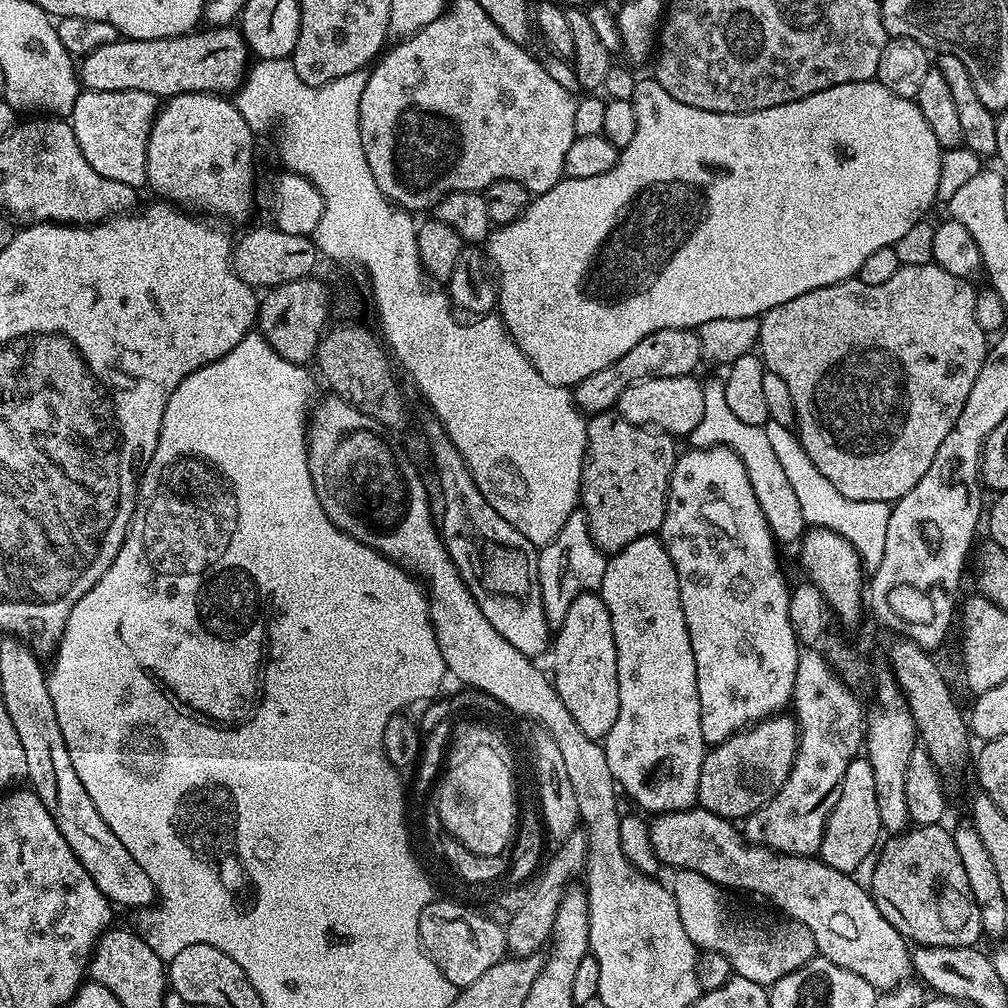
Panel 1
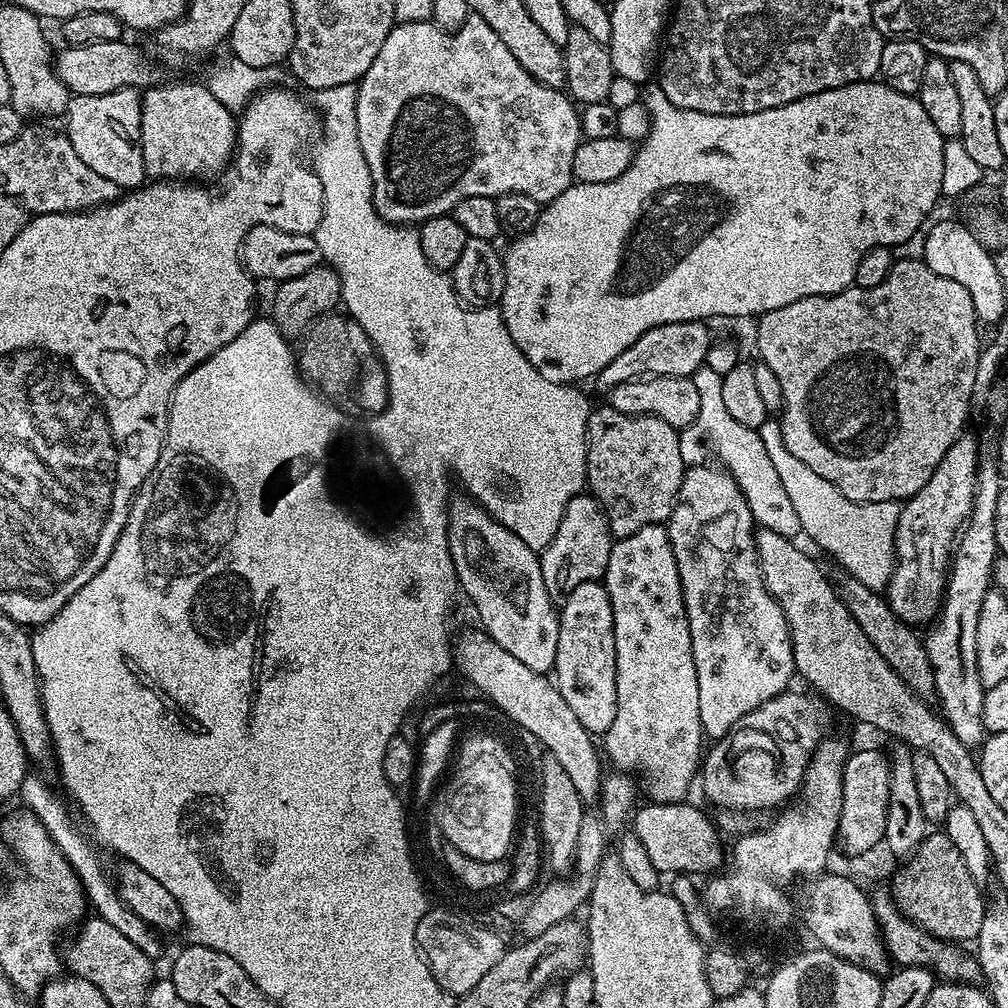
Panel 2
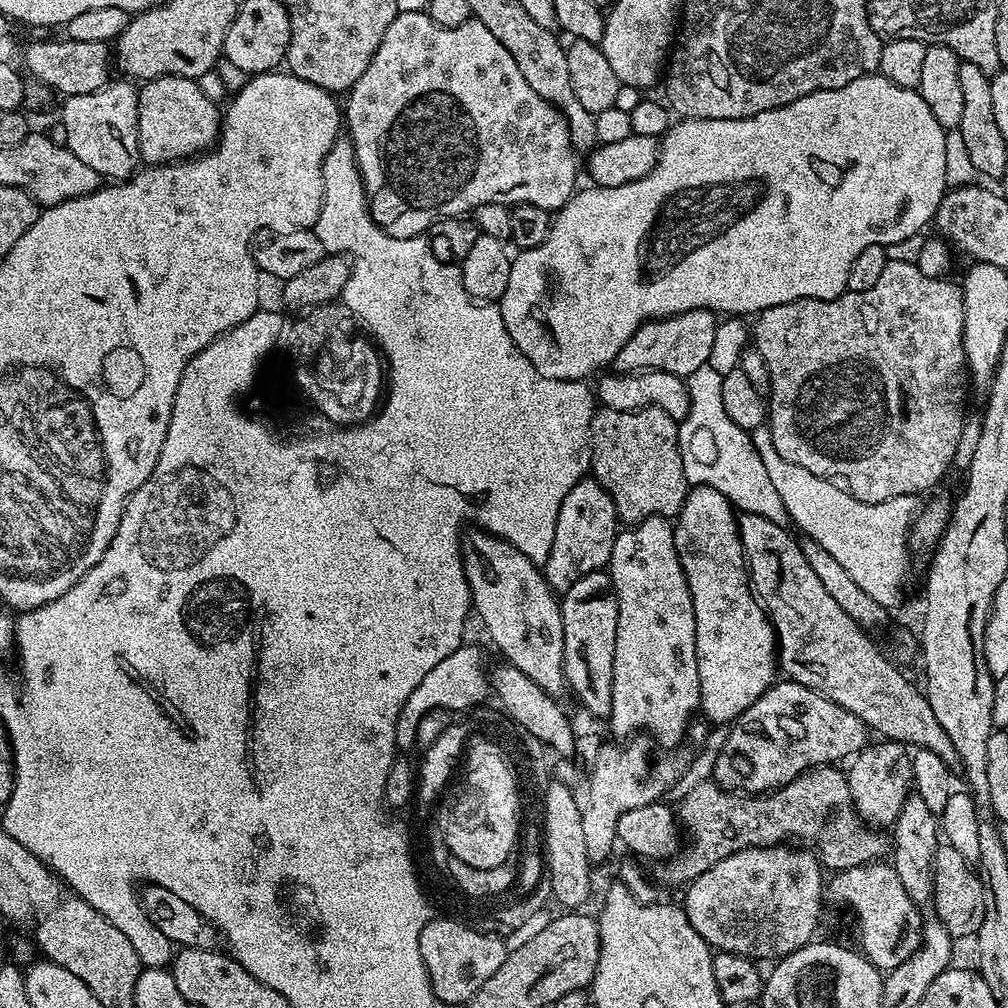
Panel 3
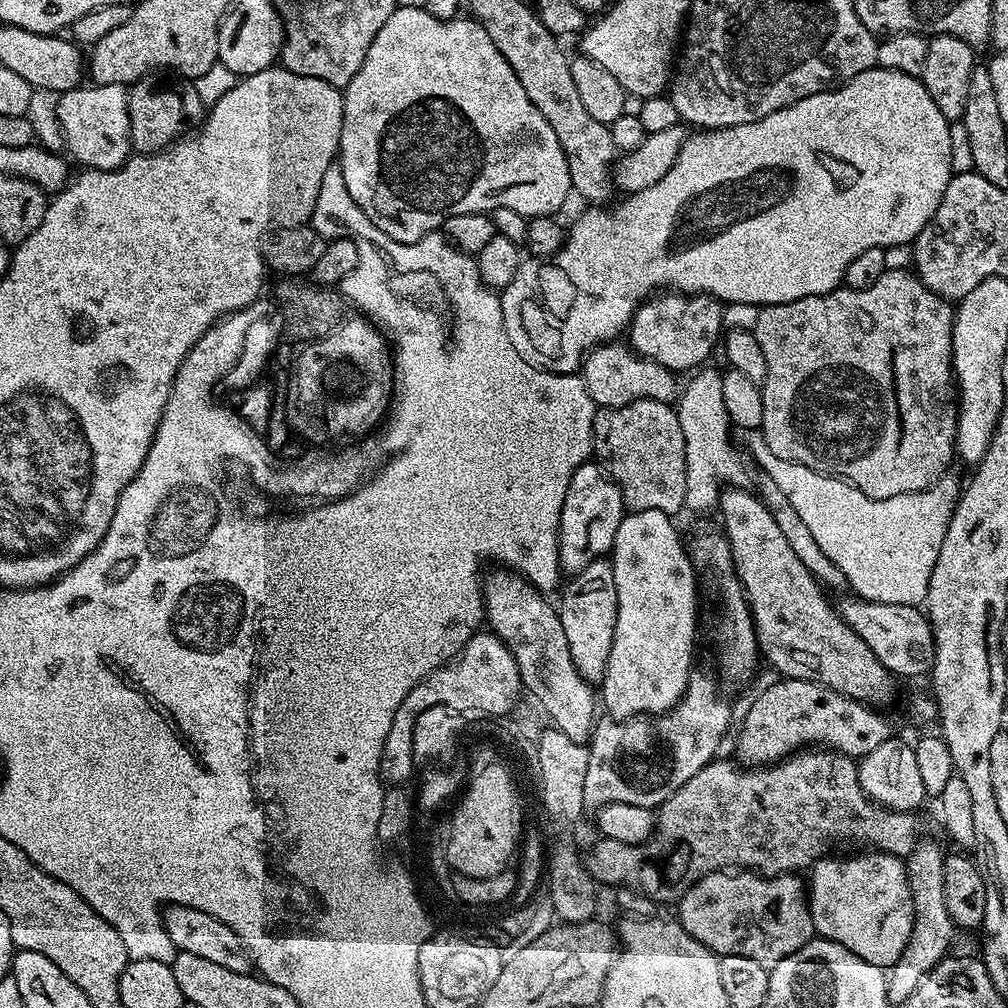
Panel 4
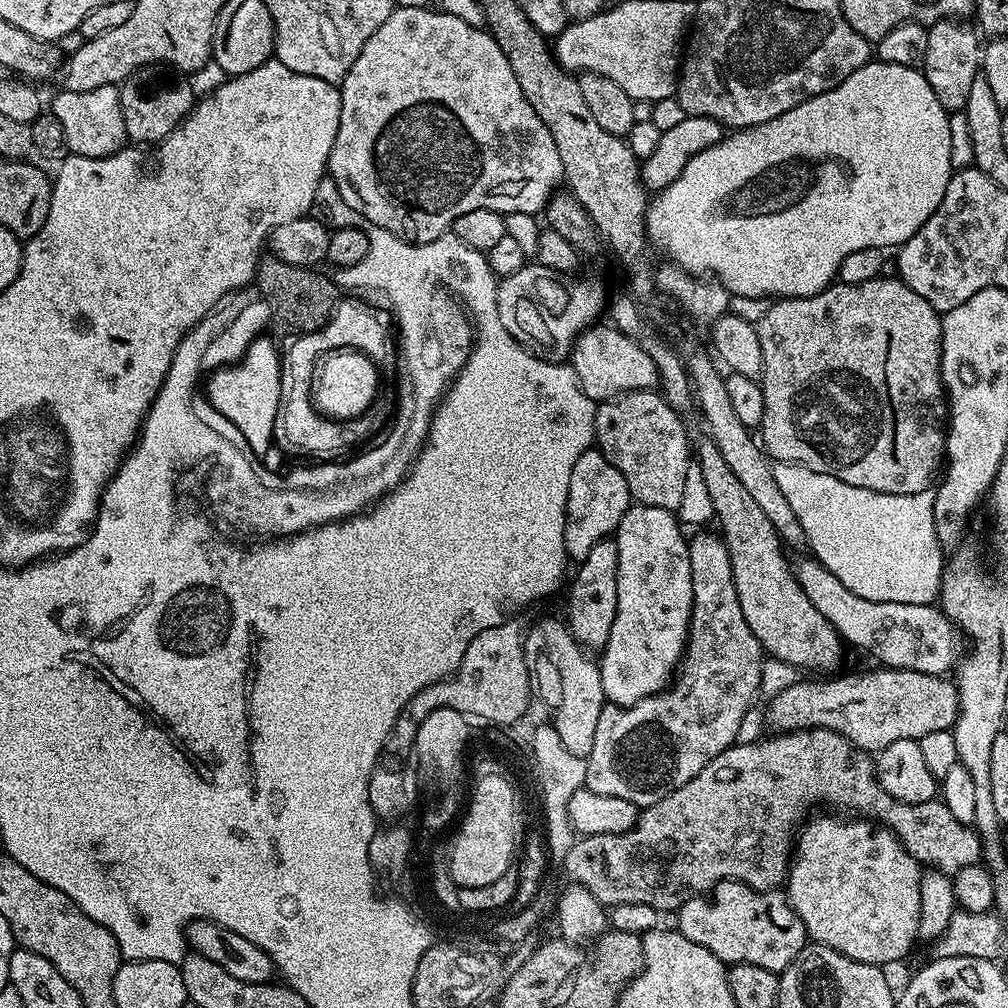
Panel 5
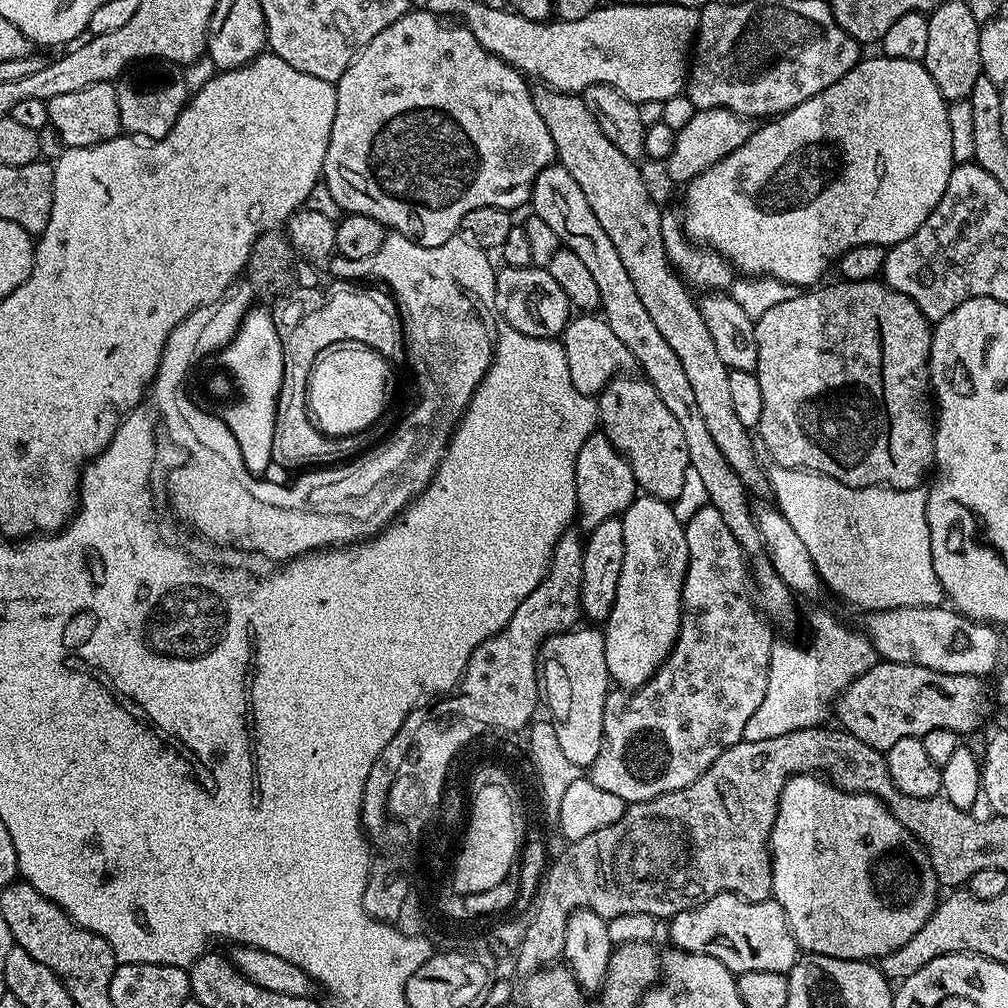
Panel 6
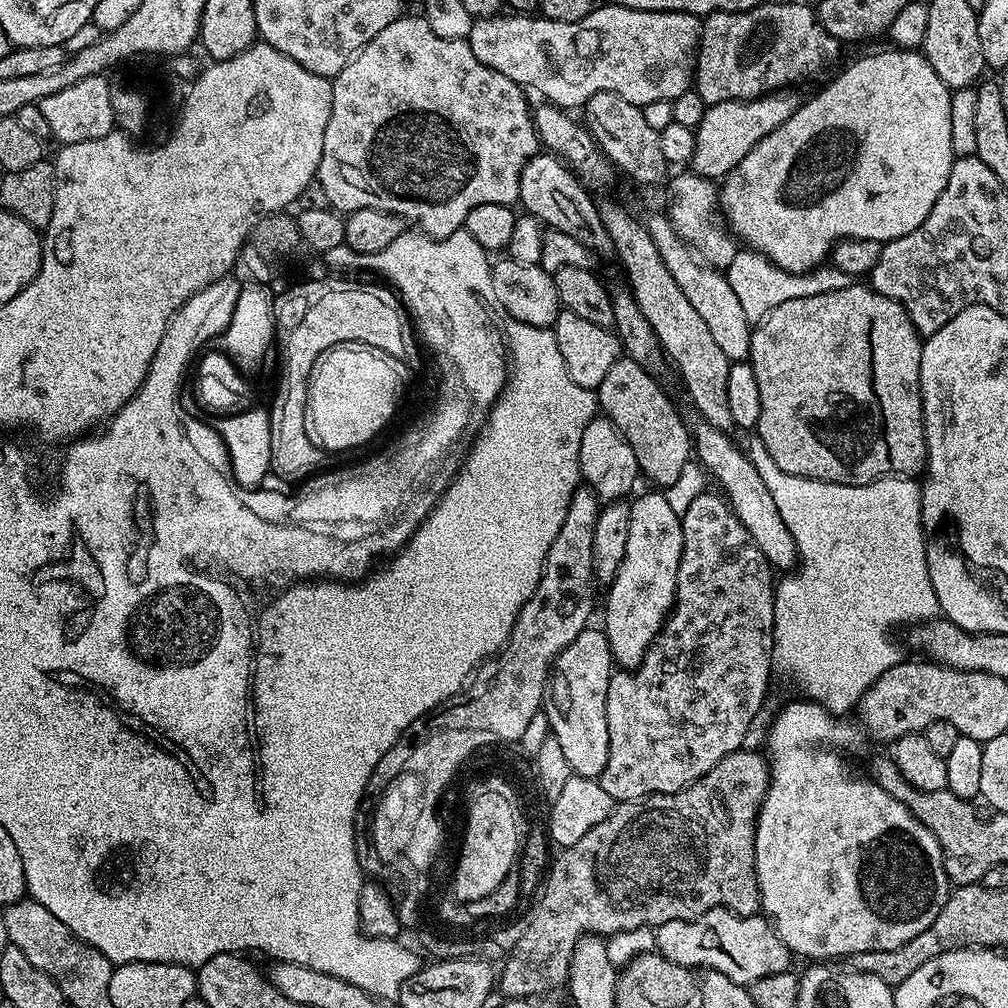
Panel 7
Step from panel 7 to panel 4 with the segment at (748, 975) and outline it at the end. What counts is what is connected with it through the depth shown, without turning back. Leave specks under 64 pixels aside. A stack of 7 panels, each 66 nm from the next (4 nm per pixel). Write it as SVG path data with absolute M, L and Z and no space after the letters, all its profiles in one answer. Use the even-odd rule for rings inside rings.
M751 870L711 872L678 901L678 923L717 957L742 954L765 966L777 964L802 950L814 936L806 884L798 877L762 876Z

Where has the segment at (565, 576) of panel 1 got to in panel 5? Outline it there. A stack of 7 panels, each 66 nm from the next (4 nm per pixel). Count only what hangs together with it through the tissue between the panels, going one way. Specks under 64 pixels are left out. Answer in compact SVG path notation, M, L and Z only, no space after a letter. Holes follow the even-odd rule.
M587 448L574 462L574 470L570 470L570 494L566 498L566 530L564 531L564 550L573 561L579 562L594 550L599 540L607 540L615 533L626 510L634 501L626 486L626 478L618 474L618 466L614 466L599 448Z

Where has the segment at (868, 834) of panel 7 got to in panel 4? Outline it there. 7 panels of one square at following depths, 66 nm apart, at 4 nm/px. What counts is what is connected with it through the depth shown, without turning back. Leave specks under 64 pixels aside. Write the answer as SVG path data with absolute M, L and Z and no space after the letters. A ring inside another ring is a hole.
M864 850L861 856L848 856L845 860L832 855L825 855L815 861L810 868L812 877L807 877L806 880L808 909L812 915L813 929L823 939L840 944L858 958L879 968L891 969L892 965L898 962L900 951L904 949L905 939L914 922L905 861L901 857L875 850Z

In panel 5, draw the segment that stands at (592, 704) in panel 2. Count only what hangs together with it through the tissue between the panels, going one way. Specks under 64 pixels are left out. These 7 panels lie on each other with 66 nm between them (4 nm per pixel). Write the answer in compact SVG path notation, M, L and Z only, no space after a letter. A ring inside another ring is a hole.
M615 539L599 540L594 546L594 550L590 550L590 554L586 554L586 558L579 561L576 577L572 580L572 589L568 592L568 616L566 615L566 623L568 629L572 631L572 637L577 642L583 644L585 649L596 650L603 649L604 643L610 638L610 626L614 626L614 614L618 610L618 582L616 575L618 574L618 546Z

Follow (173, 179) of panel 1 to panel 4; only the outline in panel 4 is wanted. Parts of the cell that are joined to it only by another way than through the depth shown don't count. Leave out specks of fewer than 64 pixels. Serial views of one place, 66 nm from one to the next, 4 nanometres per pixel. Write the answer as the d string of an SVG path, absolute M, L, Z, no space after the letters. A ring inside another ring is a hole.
M160 74L155 78L151 75L143 76L141 80L136 80L130 85L128 88L130 134L133 149L137 153L162 152L177 138L183 137L193 126L201 123L206 108L205 105L200 105L199 94L188 84L191 83L187 79L177 78L172 74Z

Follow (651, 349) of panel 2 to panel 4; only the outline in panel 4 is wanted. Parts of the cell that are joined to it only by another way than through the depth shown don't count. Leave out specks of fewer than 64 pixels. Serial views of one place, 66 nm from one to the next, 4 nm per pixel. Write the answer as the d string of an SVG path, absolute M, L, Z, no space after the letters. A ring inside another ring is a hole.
M703 294L653 295L632 315L632 323L626 332L627 343L635 355L658 362L671 372L691 373L707 361L704 359L715 348L717 351L726 328L723 320L724 307L721 301Z

